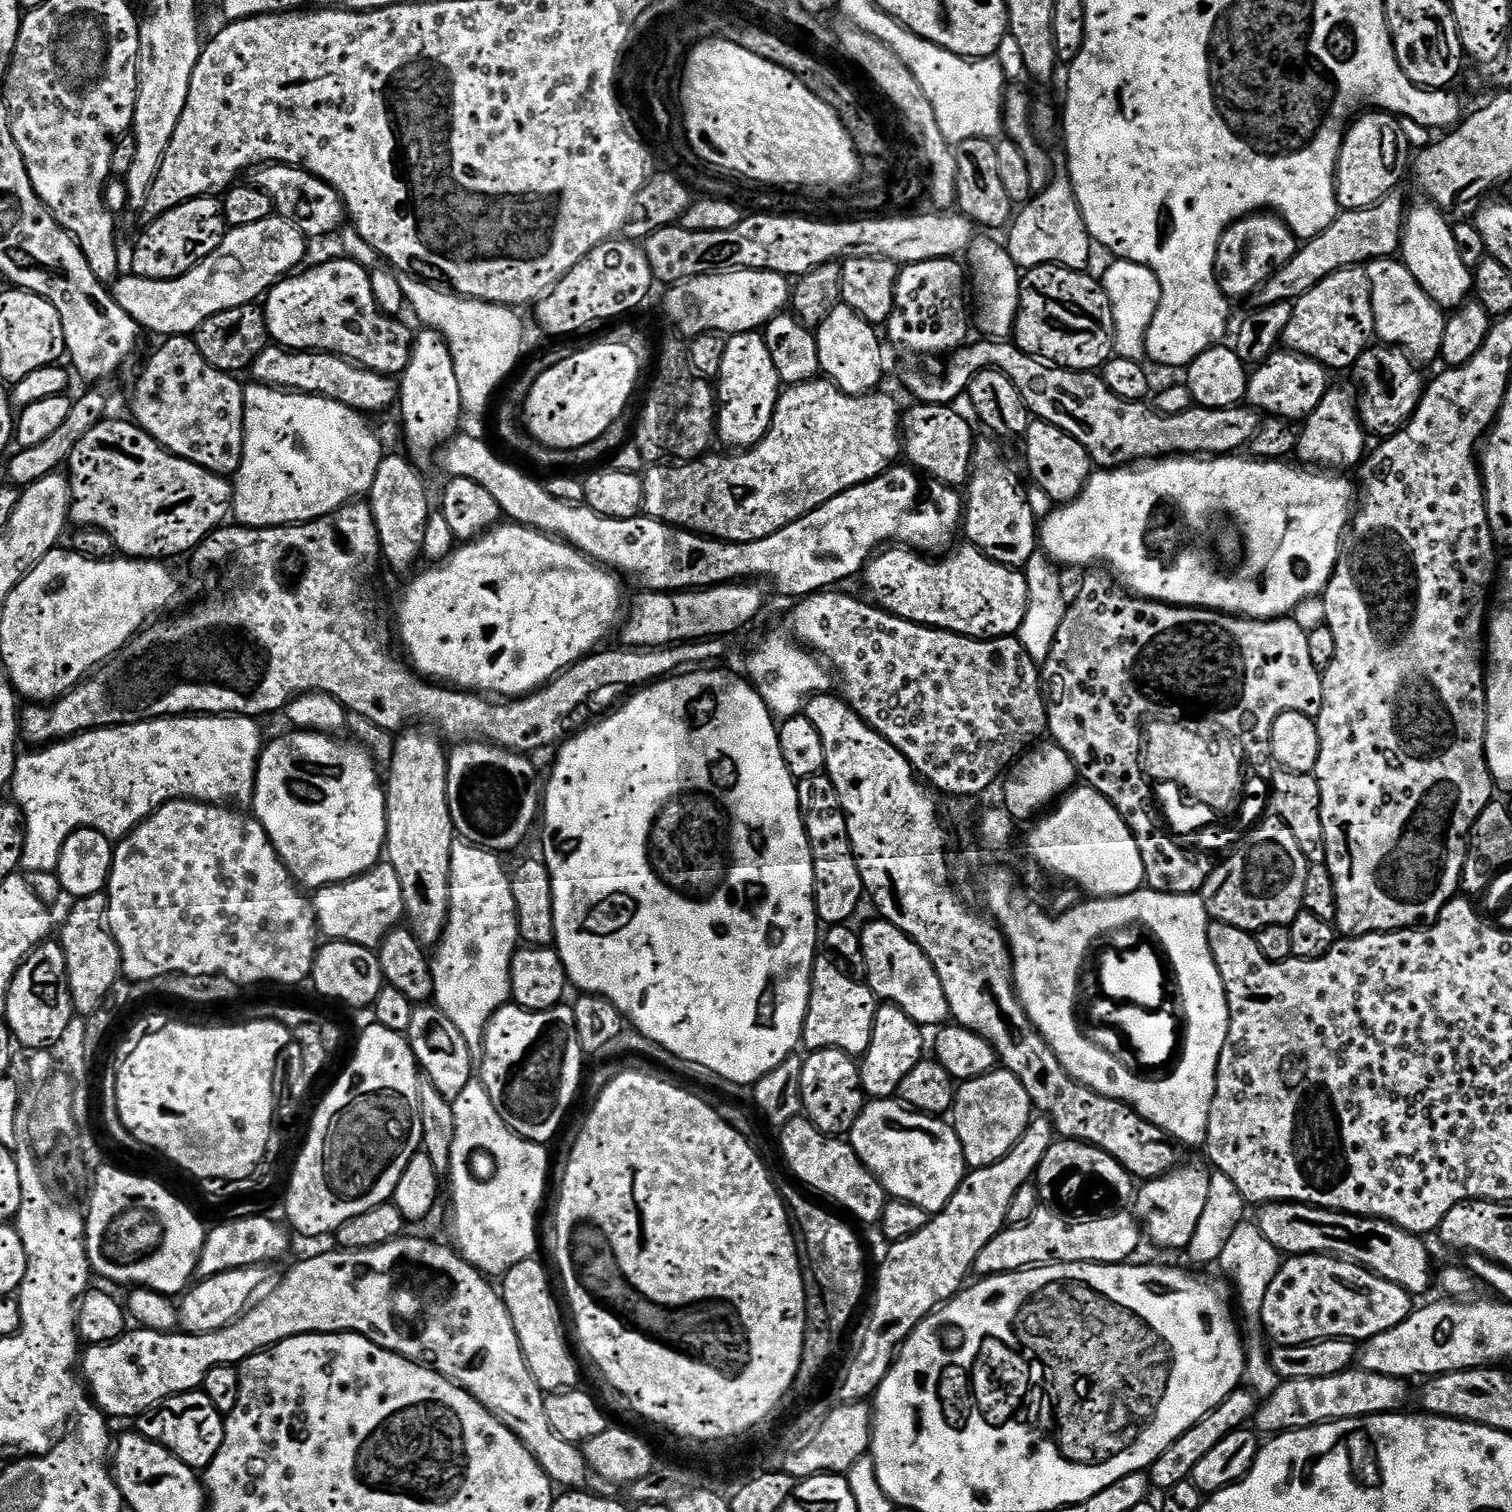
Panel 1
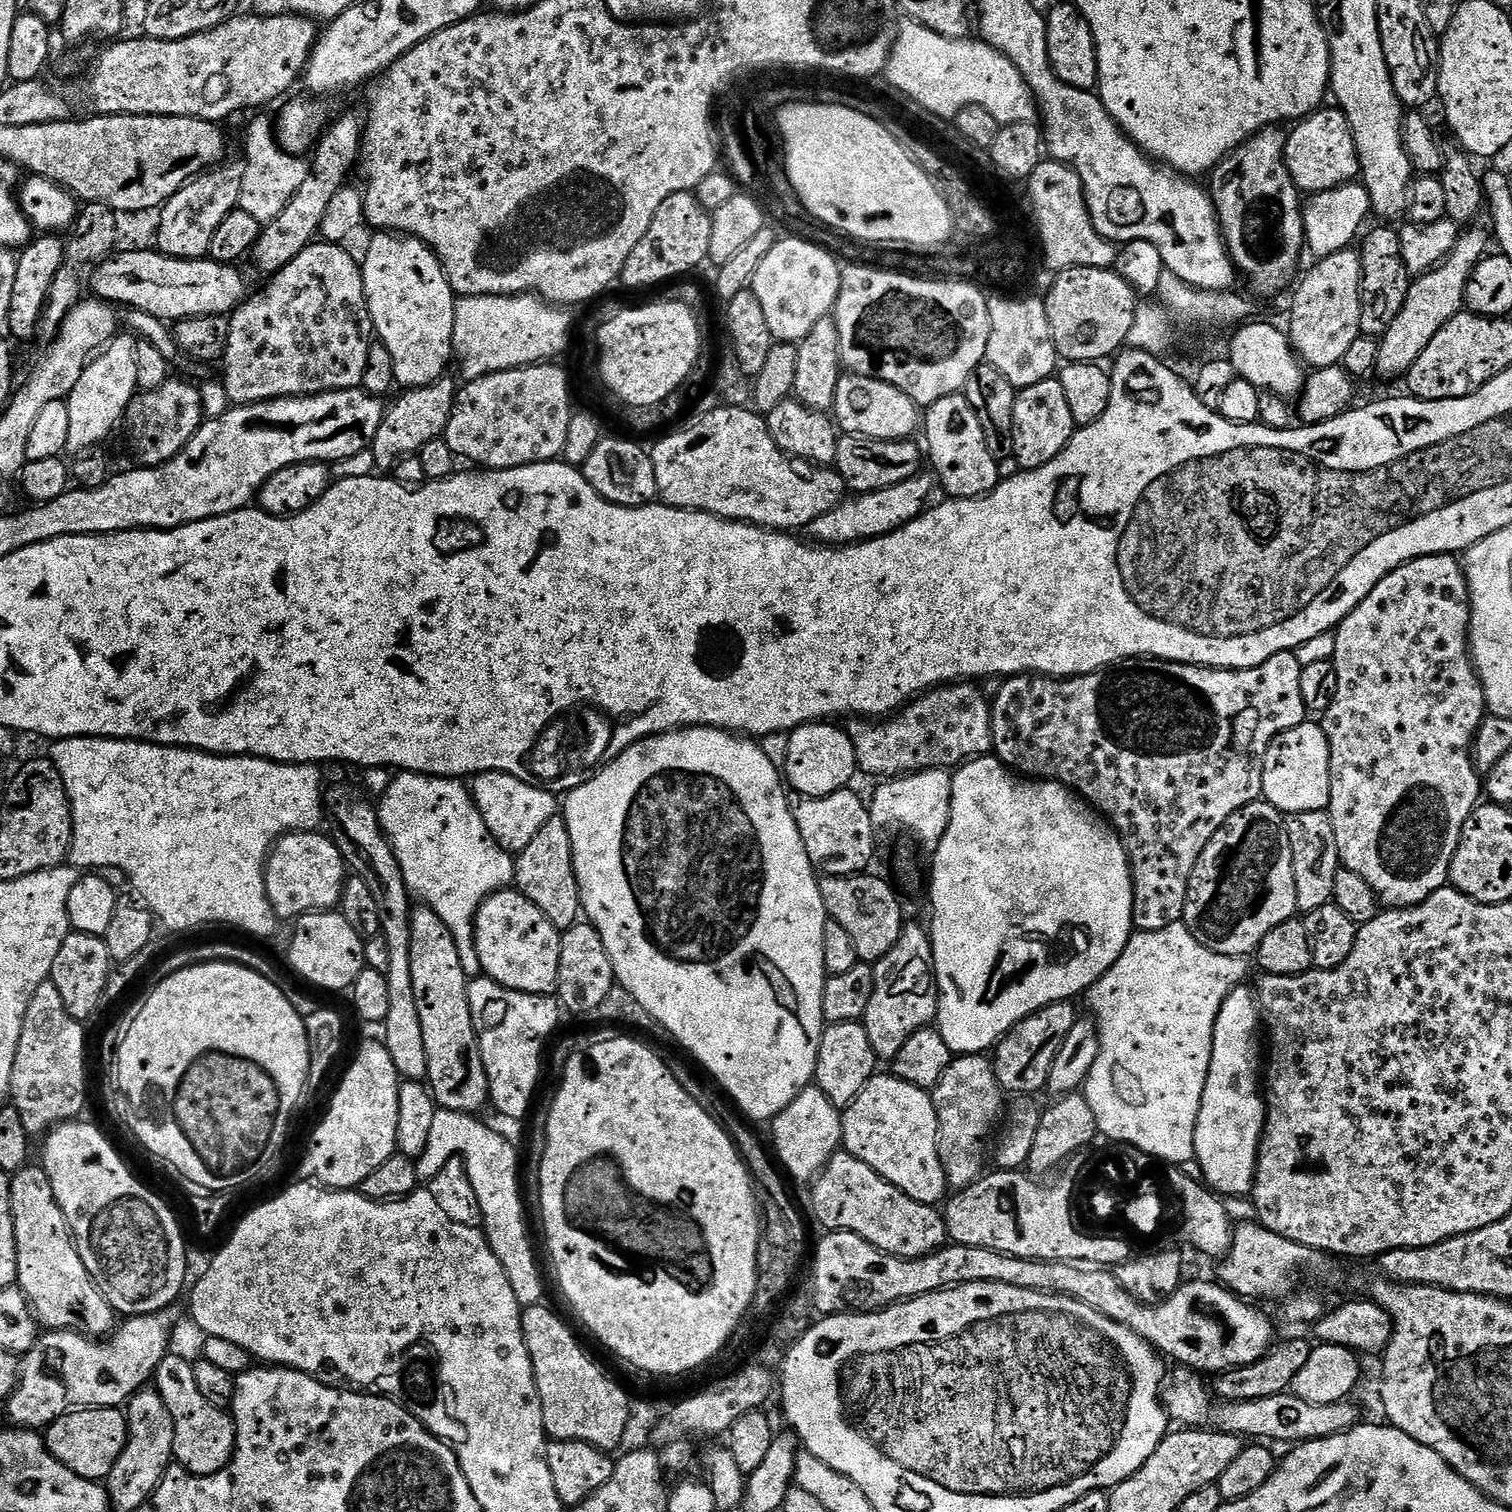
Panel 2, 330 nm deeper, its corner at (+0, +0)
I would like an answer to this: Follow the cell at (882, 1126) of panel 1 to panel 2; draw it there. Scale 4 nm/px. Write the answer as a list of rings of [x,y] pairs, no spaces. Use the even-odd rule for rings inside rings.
[[[877,1074],[866,1082],[862,1094],[849,1108],[843,1109],[844,1143],[843,1151],[854,1158],[866,1162],[886,1182],[902,1190],[914,1202],[939,1205],[949,1195],[950,1189],[946,1170],[942,1166],[942,1158],[938,1154],[938,1114],[934,1110],[931,1095],[918,1086],[910,1086],[910,1082],[902,1082],[891,1074]]]

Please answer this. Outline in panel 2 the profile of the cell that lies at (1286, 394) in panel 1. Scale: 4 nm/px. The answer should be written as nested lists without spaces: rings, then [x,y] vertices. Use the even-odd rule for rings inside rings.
[[[1355,247],[1338,250],[1338,254],[1319,257],[1316,265],[1303,273],[1296,297],[1292,300],[1292,313],[1288,316],[1286,331],[1292,349],[1309,369],[1343,365],[1351,344],[1362,335],[1360,331],[1360,283],[1364,275],[1360,254]]]

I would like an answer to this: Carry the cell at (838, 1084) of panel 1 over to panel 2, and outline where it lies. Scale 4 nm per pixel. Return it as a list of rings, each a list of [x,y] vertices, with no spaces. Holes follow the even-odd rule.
[[[842,1022],[841,1024],[828,1024],[825,1027],[818,1050],[814,1084],[822,1090],[822,1094],[826,1094],[826,1098],[830,1098],[830,1102],[834,1102],[836,1108],[843,1110],[852,1105],[858,1098],[858,1094],[862,1094],[866,1082],[870,1082],[870,1078],[877,1075],[878,1068],[876,1067],[878,1067],[878,1061],[874,1054],[874,1046],[870,1046],[870,1034],[866,1034],[863,1023]]]

